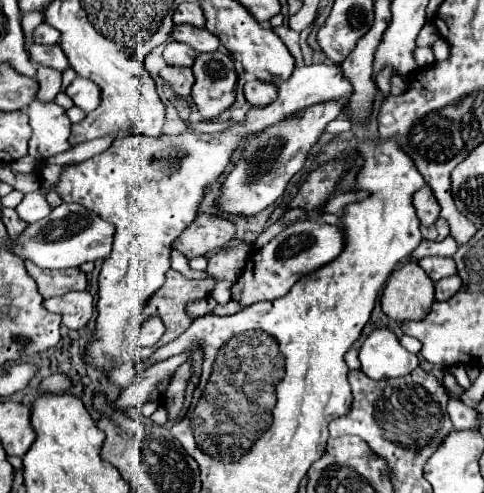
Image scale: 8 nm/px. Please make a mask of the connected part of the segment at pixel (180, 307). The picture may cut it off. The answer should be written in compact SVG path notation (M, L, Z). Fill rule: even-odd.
M171 269L171 271L167 273L165 285L149 299L147 307L143 309L143 319L149 319L149 317L161 317L161 321L165 323L167 329L165 329L161 341L157 341L157 345L153 345L153 347L141 347L141 345L139 345L135 351L129 351L131 359L133 359L133 361L143 361L143 359L147 359L147 357L155 351L155 347L167 345L169 341L173 341L175 337L179 337L179 335L191 325L191 321L193 321L193 319L185 313L187 305L189 305L191 301L197 301L197 299L207 297L211 291L213 291L213 281L211 281L211 279L207 279L207 281L189 281L189 279L185 279L181 273L177 273L177 271Z

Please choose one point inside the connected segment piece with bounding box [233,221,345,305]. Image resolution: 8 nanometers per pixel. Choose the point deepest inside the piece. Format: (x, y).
(302, 247)

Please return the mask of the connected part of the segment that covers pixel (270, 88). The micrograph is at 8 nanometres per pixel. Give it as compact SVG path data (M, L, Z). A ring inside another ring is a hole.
M251 79L245 83L245 99L255 107L263 107L263 105L271 103L275 97L277 97L275 83L265 83L259 79Z

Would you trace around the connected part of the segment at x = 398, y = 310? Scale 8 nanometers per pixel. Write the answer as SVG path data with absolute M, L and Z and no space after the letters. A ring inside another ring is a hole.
M411 261L395 269L387 279L381 295L381 309L395 321L419 321L427 317L433 301L433 281L415 261Z

